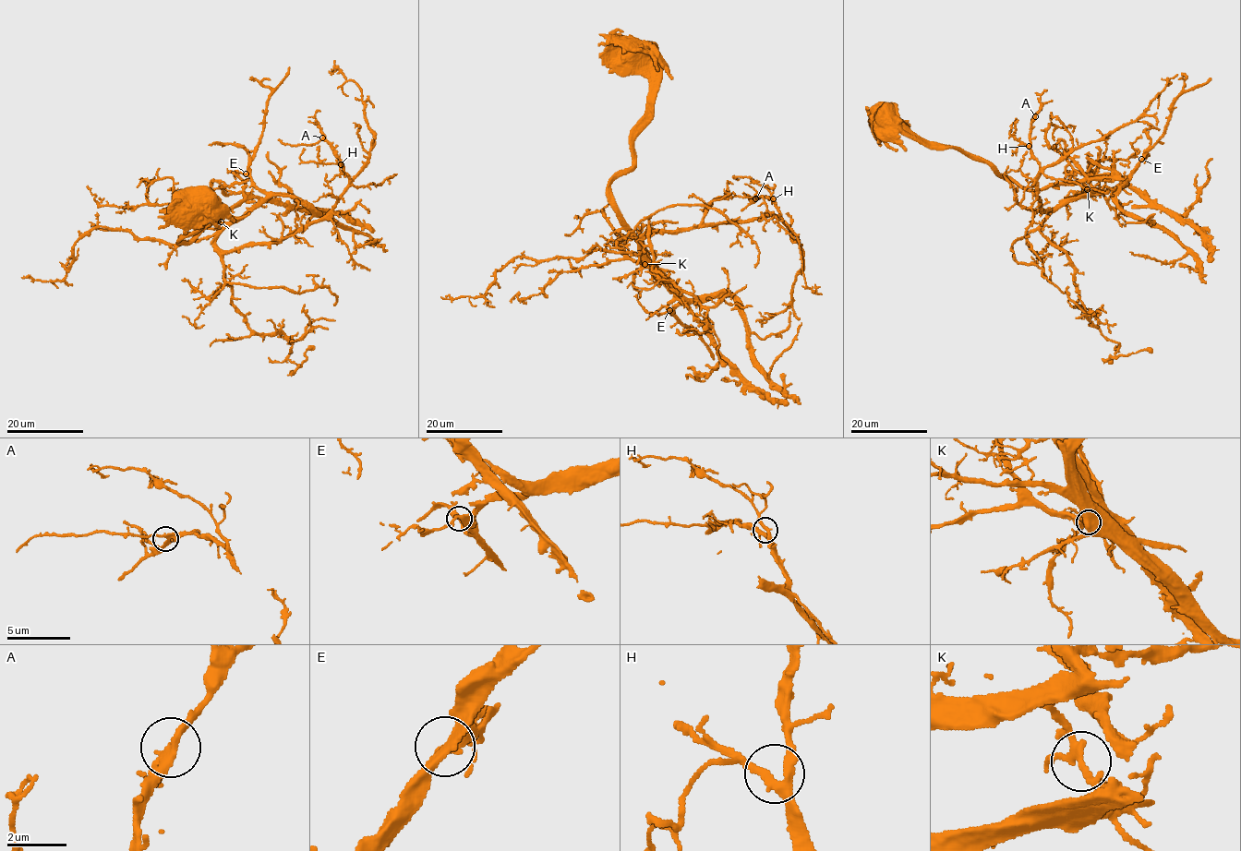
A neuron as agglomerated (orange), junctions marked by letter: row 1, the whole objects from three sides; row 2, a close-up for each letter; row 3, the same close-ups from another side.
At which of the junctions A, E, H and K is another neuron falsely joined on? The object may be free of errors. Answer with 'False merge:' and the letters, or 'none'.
False merge: K

